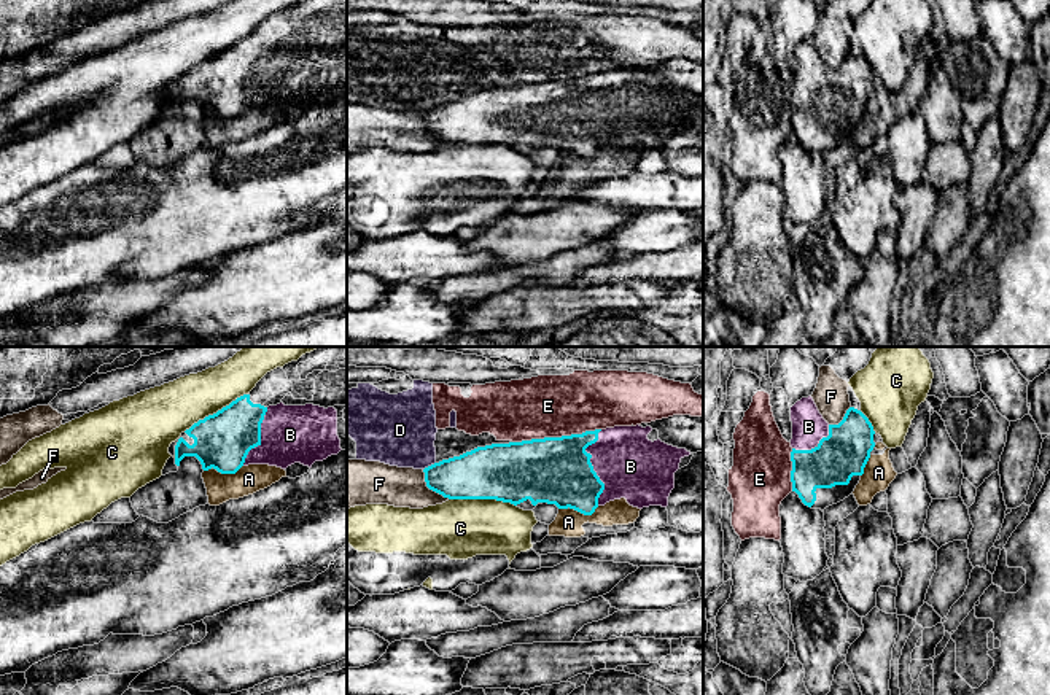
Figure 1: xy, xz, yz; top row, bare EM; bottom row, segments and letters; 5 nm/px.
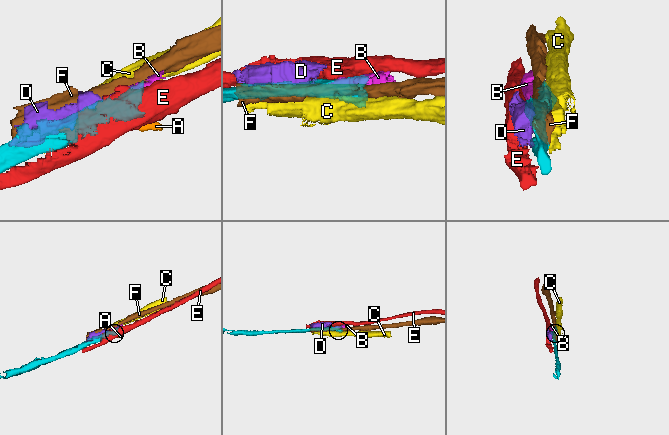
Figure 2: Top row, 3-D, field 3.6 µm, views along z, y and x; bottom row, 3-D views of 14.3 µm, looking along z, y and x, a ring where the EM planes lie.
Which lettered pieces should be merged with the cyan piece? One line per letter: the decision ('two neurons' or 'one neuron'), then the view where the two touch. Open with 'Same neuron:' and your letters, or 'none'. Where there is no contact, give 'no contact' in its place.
Same neuron: B
A: two neurons; meets cyan in xz
B: one neuron; meets cyan in xz
C: two neurons; meets cyan in xz
D: two neurons; meets cyan in xz
E: two neurons; meets cyan in xz
F: two neurons; meets cyan in xz

